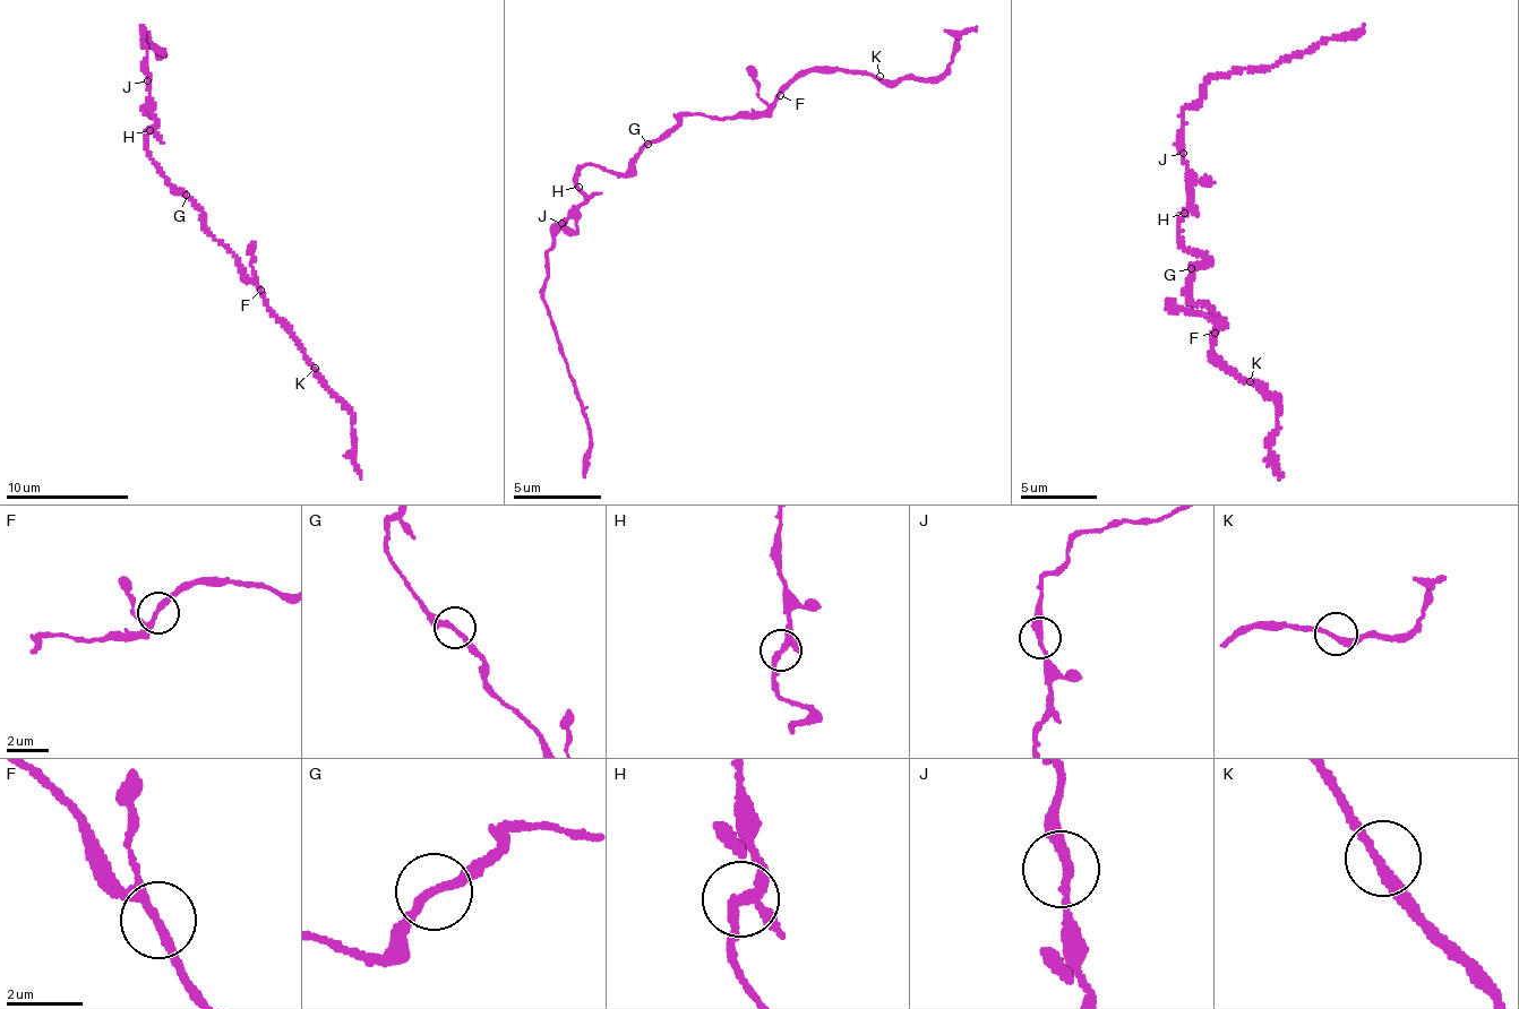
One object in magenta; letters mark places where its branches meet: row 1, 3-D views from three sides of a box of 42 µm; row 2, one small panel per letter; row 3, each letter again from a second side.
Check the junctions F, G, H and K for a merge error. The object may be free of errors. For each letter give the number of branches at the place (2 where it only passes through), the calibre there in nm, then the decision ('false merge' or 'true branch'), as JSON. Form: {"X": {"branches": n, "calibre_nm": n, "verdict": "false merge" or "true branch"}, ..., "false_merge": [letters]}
{"F": {"branches": 3, "calibre_nm": 190, "verdict": "true branch"}, "G": {"branches": 2, "calibre_nm": 220, "verdict": "true branch"}, "H": {"branches": 3, "calibre_nm": 200, "verdict": "true branch"}, "K": {"branches": 2, "calibre_nm": 240, "verdict": "true branch"}, "false_merge": []}

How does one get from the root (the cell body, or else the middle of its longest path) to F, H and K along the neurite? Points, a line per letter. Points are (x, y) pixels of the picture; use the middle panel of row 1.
F: (643, 147), (675, 128), (677, 119), (697, 112), (727, 118), (738, 111), (754, 113), (769, 109), (780, 95)
H: (643, 147), (617, 175), (591, 164), (585, 167), (581, 165), (575, 180), (578, 187)
K: (643, 147), (677, 119), (697, 112), (727, 118), (764, 110), (788, 79), (829, 66), (880, 76)

